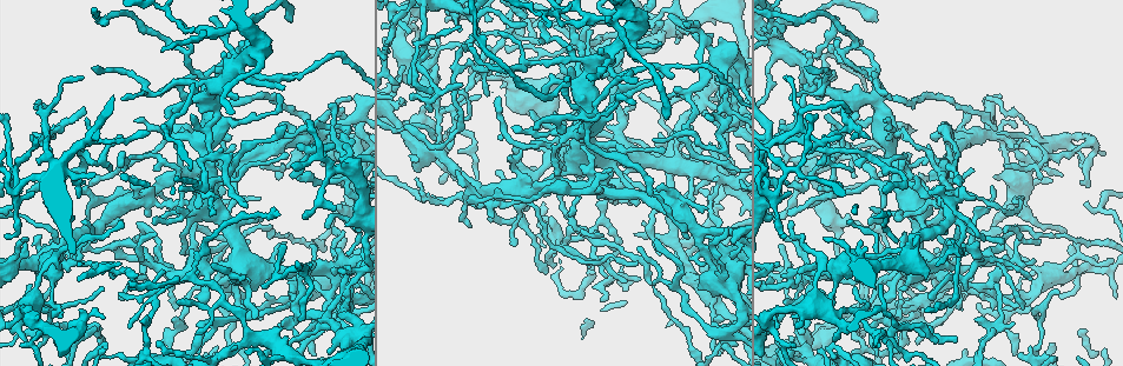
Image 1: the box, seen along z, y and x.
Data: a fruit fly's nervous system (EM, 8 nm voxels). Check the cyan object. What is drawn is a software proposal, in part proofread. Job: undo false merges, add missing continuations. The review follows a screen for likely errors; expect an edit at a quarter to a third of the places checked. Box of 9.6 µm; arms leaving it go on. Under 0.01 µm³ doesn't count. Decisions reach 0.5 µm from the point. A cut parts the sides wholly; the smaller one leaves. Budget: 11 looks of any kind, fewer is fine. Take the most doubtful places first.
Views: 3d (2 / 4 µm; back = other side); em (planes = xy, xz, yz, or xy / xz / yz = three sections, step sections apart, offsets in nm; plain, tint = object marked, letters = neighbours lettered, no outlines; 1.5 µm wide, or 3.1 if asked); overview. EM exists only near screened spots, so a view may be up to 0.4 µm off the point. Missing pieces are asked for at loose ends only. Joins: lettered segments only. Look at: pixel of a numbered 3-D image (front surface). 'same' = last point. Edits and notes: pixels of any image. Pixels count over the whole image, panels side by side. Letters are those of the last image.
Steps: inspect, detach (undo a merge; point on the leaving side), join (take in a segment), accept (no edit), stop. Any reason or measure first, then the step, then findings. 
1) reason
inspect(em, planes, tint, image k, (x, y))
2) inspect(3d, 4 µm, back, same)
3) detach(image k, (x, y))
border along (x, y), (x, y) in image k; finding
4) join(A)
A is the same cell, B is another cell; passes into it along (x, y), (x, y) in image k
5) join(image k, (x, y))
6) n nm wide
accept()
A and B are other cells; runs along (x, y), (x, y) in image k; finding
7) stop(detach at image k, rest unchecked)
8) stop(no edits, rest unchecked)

thin end
inspect(3d, 2 µm, image 1, (820, 189))

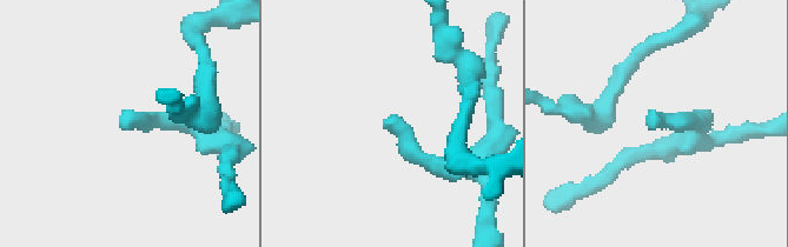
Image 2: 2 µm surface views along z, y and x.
now the EM
inspect(em, planes, letters, image 2, (388, 116))

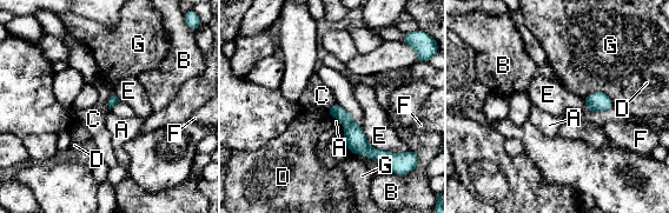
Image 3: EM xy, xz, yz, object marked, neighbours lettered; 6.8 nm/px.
E touches over 300 nm
accept()
A, B, C, D, E, F and G are other cells; border along (113, 92), (107, 102), (108, 110) in image 3; no lettered segment goes on from it

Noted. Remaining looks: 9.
an open end
inspect(3d, 2 µm, image 1, (283, 88))

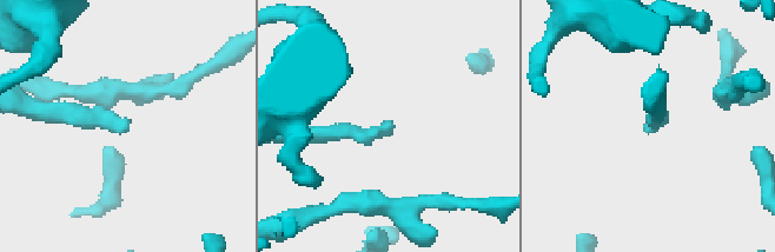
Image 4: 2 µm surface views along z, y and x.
inspect(em, planes, plain, image 4, (127, 126))

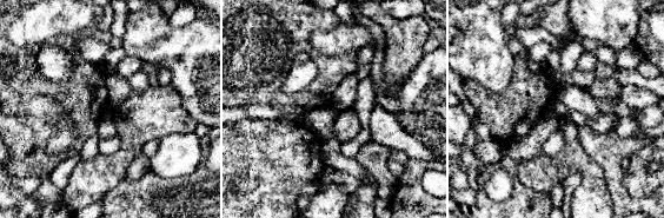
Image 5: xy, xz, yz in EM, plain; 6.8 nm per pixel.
inspect(em, planes, letters, same)

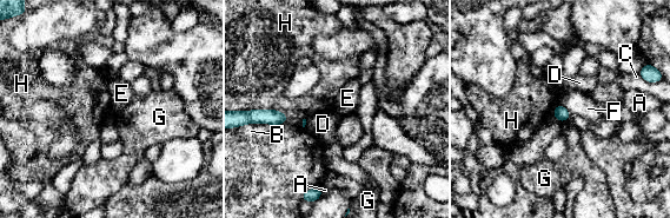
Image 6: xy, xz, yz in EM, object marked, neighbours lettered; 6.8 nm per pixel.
accept()
A, B, C, D, E, F, G and H are other cells; border along (566, 119), (559, 121) in image 6; no lettered segment goes on from it

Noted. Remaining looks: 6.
branch stops here
inspect(em, planes, letters, image 1, (110, 171))

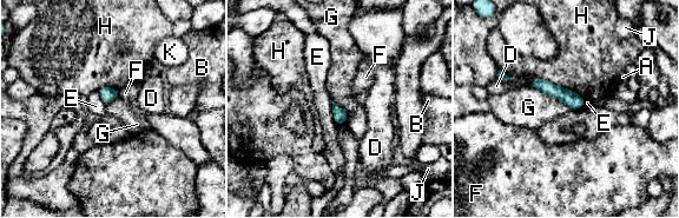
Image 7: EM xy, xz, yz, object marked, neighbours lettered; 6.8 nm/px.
90 nm wide
accept()
A, B, D, E, F, G, H, J and K are other cells; border along (528, 86), (555, 97), (571, 108) in image 7; no lettered segment goes on from it

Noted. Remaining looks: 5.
arms part here
inspect(3d, 4 µm, back, image 1, (622, 117))

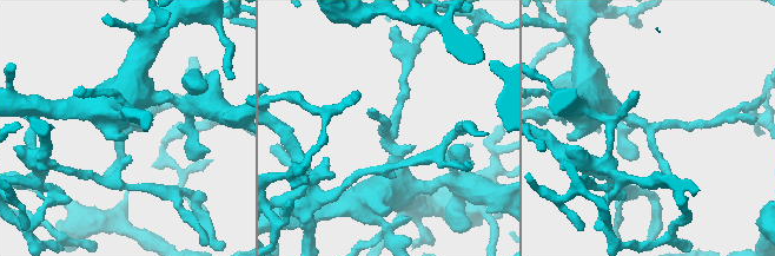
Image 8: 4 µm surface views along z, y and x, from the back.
shape alone is not enough
inspect(em, yz, step 8, tint, image 8, (388, 133))

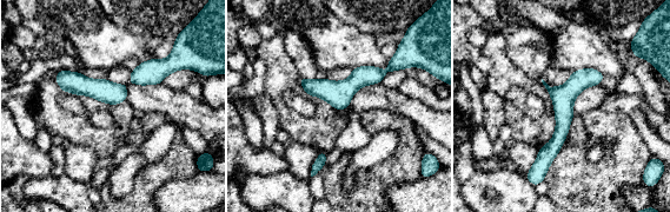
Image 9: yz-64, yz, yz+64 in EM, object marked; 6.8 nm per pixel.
inspect(em, planes, letters, same)

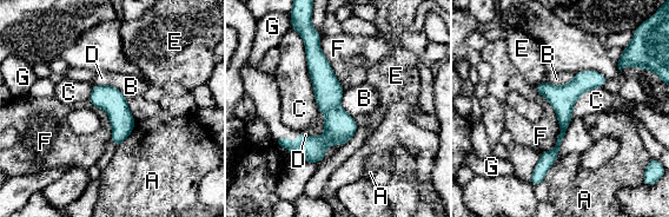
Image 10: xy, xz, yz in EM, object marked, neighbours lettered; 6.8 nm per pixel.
accept()
A, B, C, D, E, F and G are other cells; runs along (598, 76), (563, 102), (563, 132), (540, 177) in image 10; all the same neuron

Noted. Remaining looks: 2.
stop(no edits, rest unchecked)

